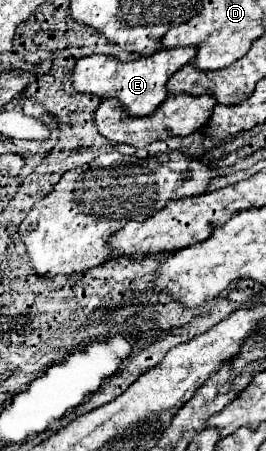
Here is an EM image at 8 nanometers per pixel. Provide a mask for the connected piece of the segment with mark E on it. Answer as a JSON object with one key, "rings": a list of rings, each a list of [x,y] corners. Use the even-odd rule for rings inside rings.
{"rings":[[[175,46],[169,50],[159,50],[153,56],[139,56],[131,62],[121,62],[113,56],[91,54],[75,64],[69,80],[83,94],[97,94],[101,98],[117,98],[131,116],[149,116],[167,98],[167,80],[185,64],[189,64],[197,54],[197,46]]]}

